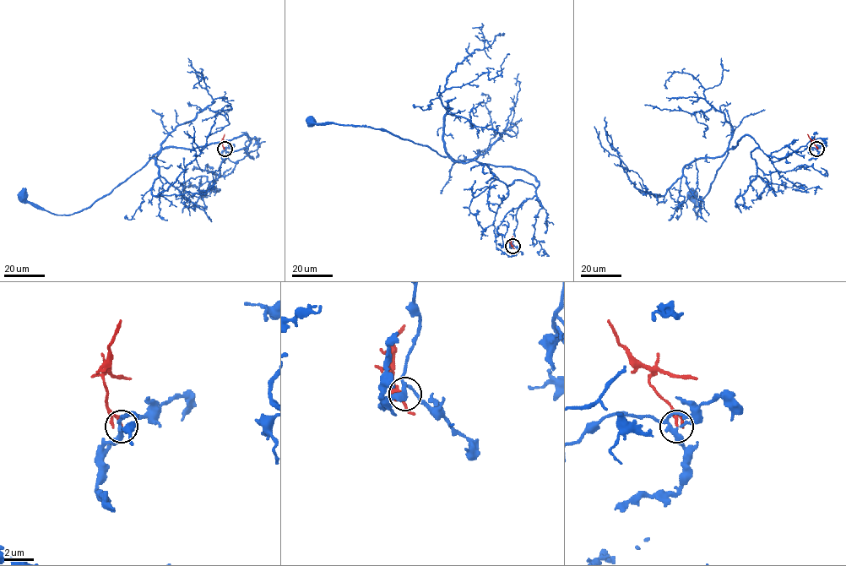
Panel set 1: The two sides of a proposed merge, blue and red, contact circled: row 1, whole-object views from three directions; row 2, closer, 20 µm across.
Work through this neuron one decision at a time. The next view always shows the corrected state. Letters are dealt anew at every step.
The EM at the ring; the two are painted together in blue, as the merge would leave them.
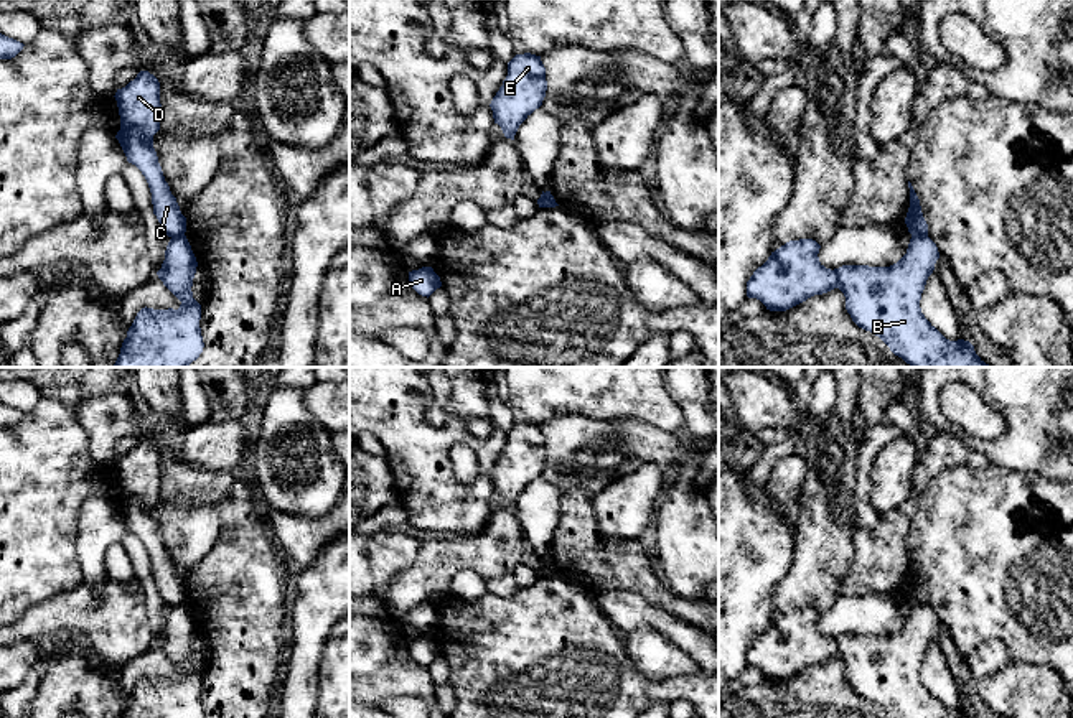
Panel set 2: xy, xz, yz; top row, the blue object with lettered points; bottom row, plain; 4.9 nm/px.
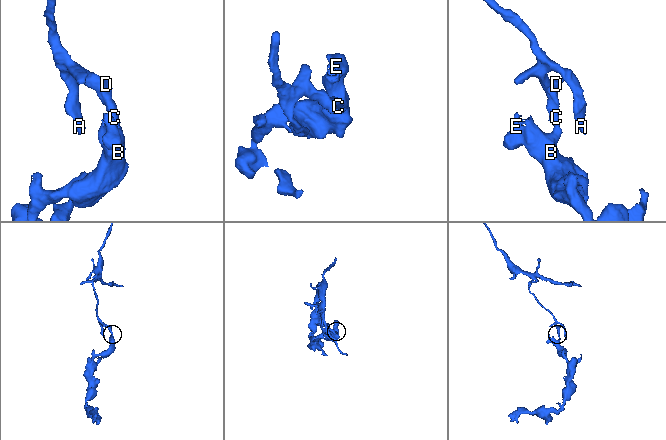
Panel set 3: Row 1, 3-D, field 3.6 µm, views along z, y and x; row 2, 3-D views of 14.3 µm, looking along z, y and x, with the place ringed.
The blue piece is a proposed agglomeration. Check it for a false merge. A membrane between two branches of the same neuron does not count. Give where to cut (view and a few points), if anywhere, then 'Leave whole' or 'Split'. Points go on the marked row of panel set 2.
Split along yz (912, 234), (927, 236). Split

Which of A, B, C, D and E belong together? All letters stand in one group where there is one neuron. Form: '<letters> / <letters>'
A C D / B E

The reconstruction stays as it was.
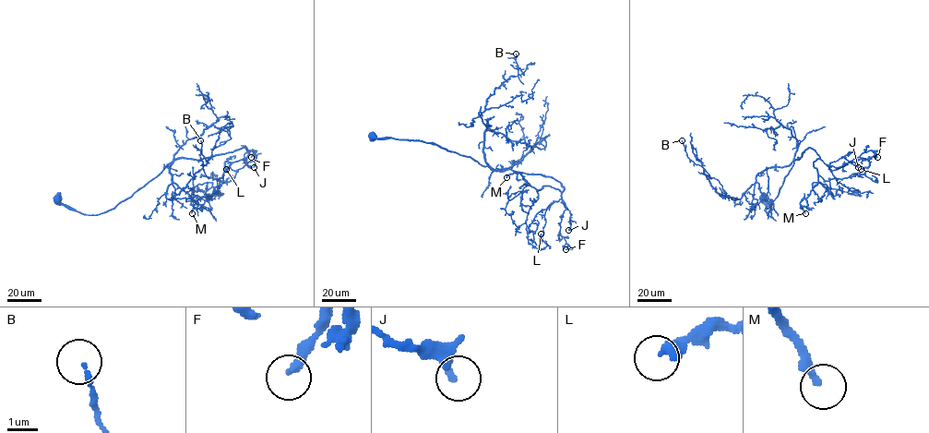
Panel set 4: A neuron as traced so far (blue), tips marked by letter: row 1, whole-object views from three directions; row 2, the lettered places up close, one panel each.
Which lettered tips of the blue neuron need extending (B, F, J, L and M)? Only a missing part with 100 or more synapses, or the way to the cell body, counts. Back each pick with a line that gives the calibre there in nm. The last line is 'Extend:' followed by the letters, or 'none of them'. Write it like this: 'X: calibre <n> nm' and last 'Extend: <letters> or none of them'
M: calibre 280 nm
Extend: M

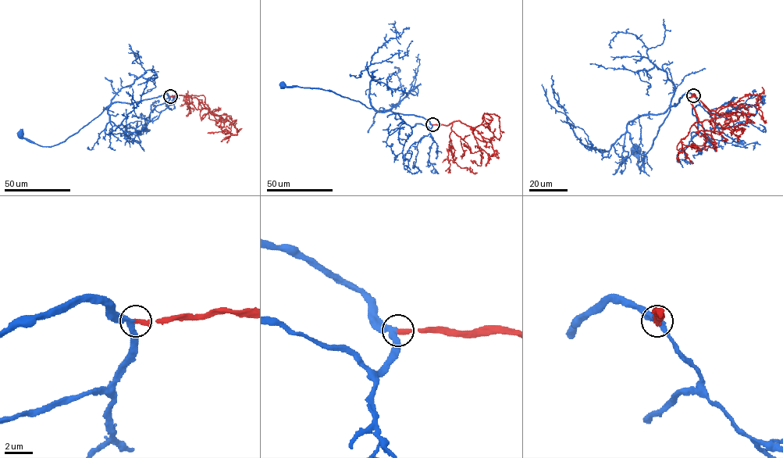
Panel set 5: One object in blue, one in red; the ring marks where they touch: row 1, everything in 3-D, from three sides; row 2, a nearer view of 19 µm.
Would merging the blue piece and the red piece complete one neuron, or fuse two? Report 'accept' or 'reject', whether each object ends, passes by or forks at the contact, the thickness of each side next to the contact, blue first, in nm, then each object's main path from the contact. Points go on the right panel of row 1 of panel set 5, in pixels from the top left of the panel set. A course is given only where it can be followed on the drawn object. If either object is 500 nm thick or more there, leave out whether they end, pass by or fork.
accept | blue passes by | red ends | 360/320 nm | blue via (694, 95), (686, 92), (670, 108), (640, 169), (636, 152) | red via (694, 95), (688, 98), (698, 117), (694, 124), (709, 134), (714, 146), (687, 146), (678, 152), (680, 162)

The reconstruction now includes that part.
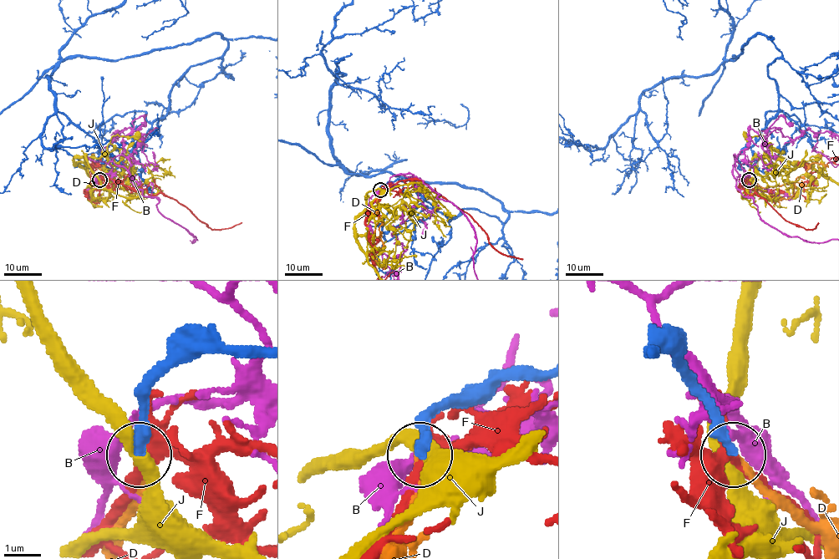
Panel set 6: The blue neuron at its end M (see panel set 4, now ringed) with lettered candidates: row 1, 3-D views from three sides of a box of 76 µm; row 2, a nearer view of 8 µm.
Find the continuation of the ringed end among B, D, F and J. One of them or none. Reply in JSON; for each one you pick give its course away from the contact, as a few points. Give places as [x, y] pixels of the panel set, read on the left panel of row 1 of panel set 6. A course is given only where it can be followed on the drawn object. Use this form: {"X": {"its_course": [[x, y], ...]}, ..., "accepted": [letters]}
{"D": {"its_course": [[99, 180], [97, 188], [99, 185], [94, 181], [101, 176], [101, 170], [94, 163], [106, 165]]}, "accepted": ["D"]}

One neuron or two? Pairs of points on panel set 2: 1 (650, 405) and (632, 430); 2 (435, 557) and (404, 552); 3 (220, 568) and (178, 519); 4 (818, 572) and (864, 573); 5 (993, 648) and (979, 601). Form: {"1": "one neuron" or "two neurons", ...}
{"1": "two neurons", "2": "two neurons", "3": "two neurons", "4": "two neurons", "5": "two neurons"}

